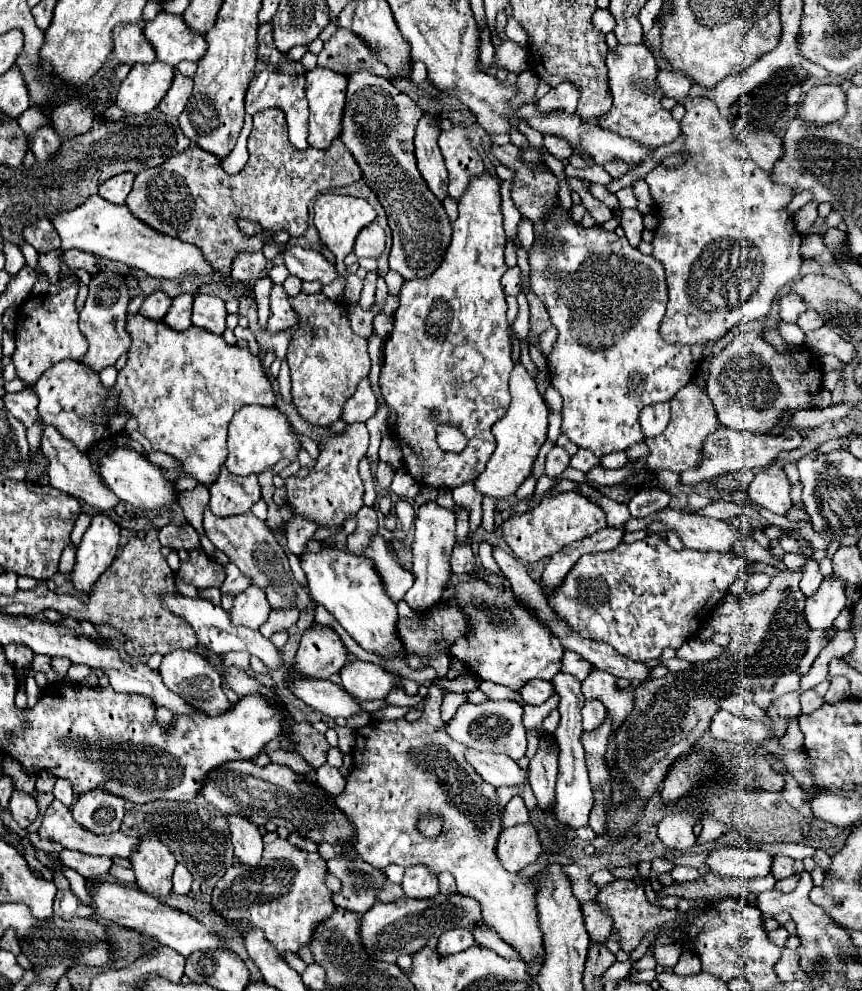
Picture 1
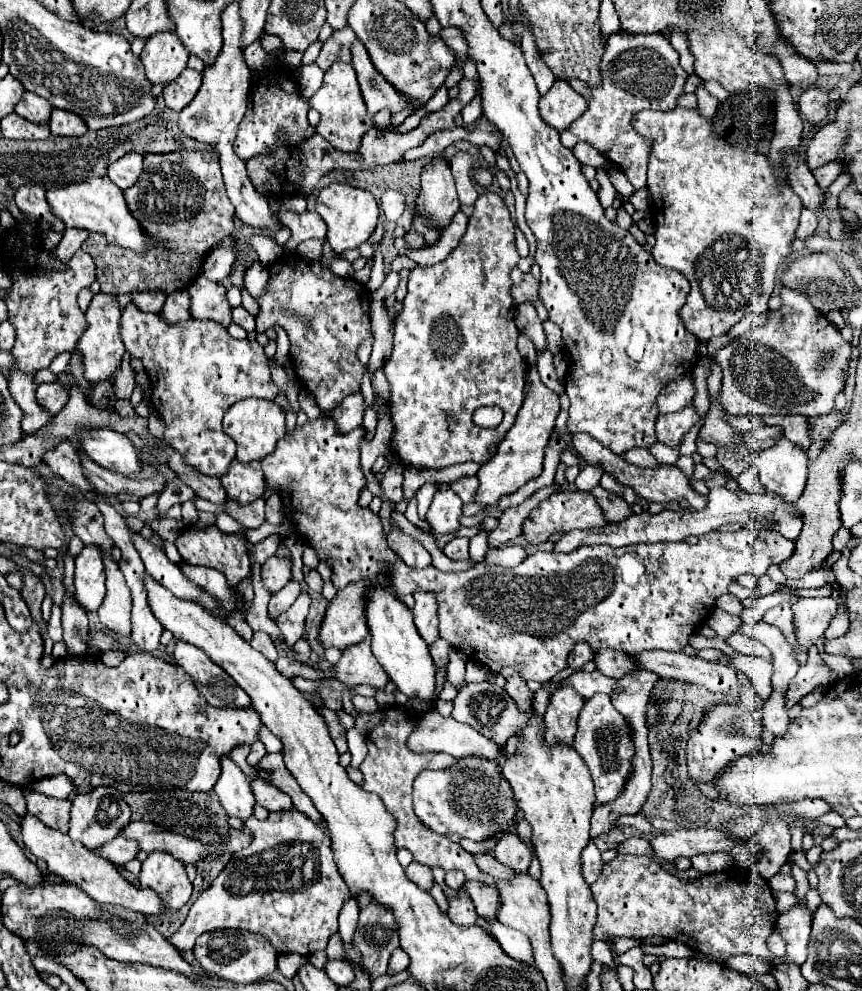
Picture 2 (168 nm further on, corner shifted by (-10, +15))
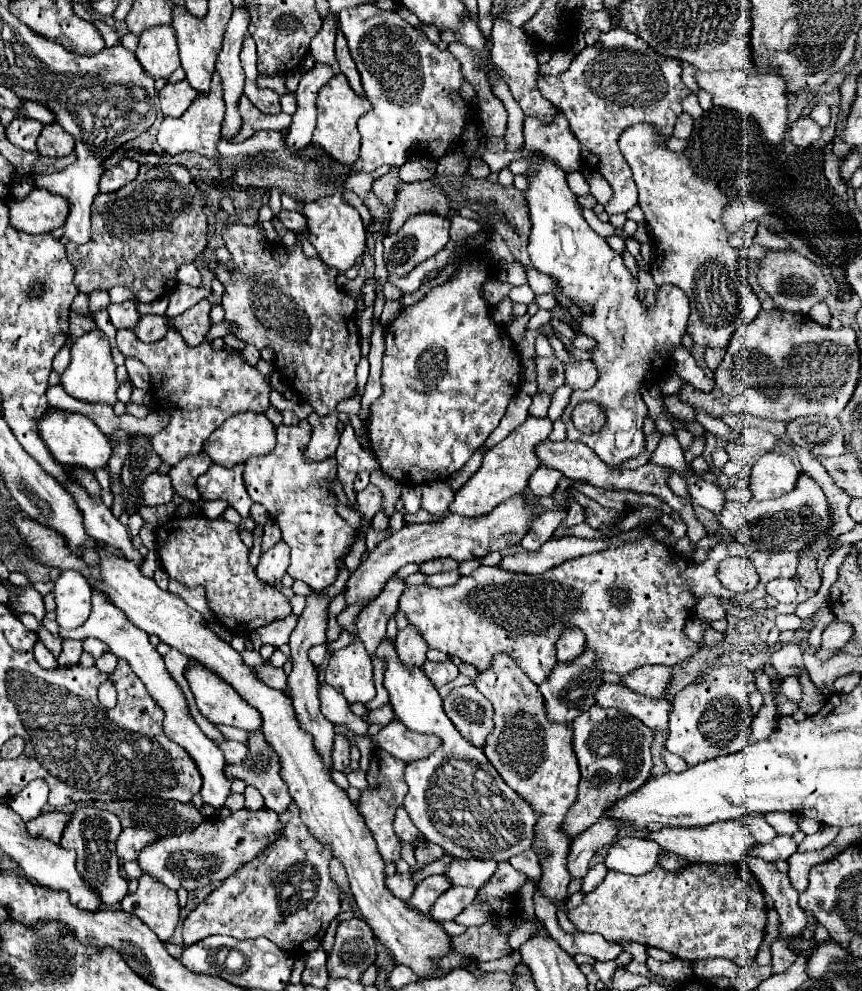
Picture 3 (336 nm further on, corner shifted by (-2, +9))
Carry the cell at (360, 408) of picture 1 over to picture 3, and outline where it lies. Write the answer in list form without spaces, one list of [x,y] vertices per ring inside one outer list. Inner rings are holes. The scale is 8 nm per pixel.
[[[311,413],[307,419],[311,423],[311,441],[305,447],[305,459],[321,461],[321,459],[333,457],[339,445],[337,413],[327,417],[319,417],[317,413]]]

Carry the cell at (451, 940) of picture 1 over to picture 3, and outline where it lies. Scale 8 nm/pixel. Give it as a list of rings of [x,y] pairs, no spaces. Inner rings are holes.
[[[451,886],[437,899],[431,915],[439,921],[453,921],[453,917],[459,915],[469,903],[473,903],[476,896],[477,889],[473,887]]]

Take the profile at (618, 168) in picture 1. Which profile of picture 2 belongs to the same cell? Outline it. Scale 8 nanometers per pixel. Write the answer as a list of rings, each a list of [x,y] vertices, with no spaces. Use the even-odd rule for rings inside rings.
[[[619,31],[607,37],[601,77],[603,85],[593,89],[587,111],[573,125],[569,125],[565,133],[561,133],[561,143],[573,149],[579,141],[587,141],[609,161],[621,165],[633,187],[641,189],[647,183],[647,141],[633,129],[633,115],[645,109],[673,109],[677,105],[677,97],[683,93],[687,73],[679,65],[679,53],[661,33],[637,35]]]

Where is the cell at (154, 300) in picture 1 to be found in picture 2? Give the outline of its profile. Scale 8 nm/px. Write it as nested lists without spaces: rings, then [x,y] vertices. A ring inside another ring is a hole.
[[[143,291],[133,293],[133,305],[137,305],[141,311],[149,313],[161,313],[161,305],[165,305],[165,293],[161,291]]]

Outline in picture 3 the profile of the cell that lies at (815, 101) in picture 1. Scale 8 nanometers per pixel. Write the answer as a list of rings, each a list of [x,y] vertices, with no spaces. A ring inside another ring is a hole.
[[[801,117],[791,125],[789,137],[791,137],[793,145],[797,145],[801,149],[807,149],[807,147],[811,147],[813,143],[817,143],[821,139],[821,127],[813,119]]]

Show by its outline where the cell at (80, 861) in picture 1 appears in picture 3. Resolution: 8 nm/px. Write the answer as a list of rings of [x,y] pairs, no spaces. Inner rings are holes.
[[[129,827],[123,829],[119,839],[117,839],[117,855],[123,861],[135,861],[139,851],[143,847],[147,847],[149,843],[153,843],[159,835],[155,831],[149,829],[139,829],[139,827]]]

